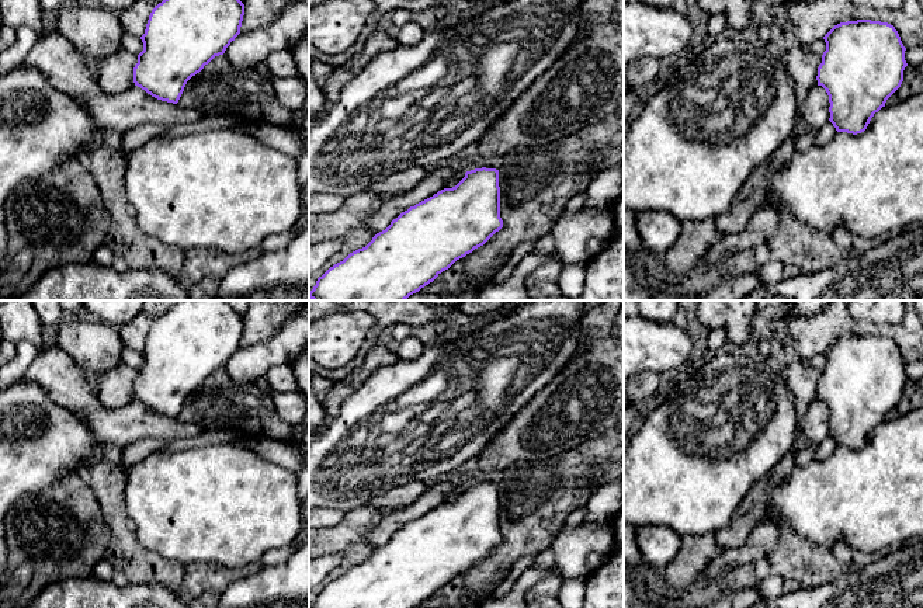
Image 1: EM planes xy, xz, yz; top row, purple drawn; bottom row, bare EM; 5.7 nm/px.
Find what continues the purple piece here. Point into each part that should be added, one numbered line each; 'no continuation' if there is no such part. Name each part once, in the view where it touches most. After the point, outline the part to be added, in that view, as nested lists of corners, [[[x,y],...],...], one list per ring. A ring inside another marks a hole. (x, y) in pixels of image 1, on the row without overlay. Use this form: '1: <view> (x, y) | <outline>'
no continuation

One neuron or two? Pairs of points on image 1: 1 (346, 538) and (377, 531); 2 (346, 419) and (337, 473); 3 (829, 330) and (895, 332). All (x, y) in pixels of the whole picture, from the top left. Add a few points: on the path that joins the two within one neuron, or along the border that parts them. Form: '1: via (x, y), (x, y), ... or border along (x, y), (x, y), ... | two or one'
1: border along (384, 516), (361, 541) | two
2: via (340, 433), (344, 459) | one
3: via (846, 327), (878, 329) | one

